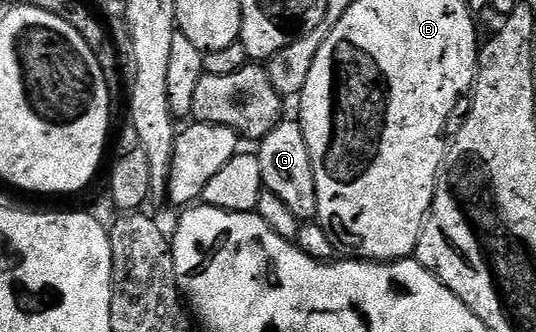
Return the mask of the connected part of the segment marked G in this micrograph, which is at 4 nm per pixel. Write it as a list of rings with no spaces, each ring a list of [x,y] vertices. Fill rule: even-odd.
[[[284,119],[277,128],[269,131],[263,140],[258,142],[257,156],[261,163],[261,175],[266,192],[277,195],[293,215],[297,215],[300,222],[307,223],[315,217],[317,211],[317,187],[311,166],[309,147],[305,143],[303,129],[298,120]]]

